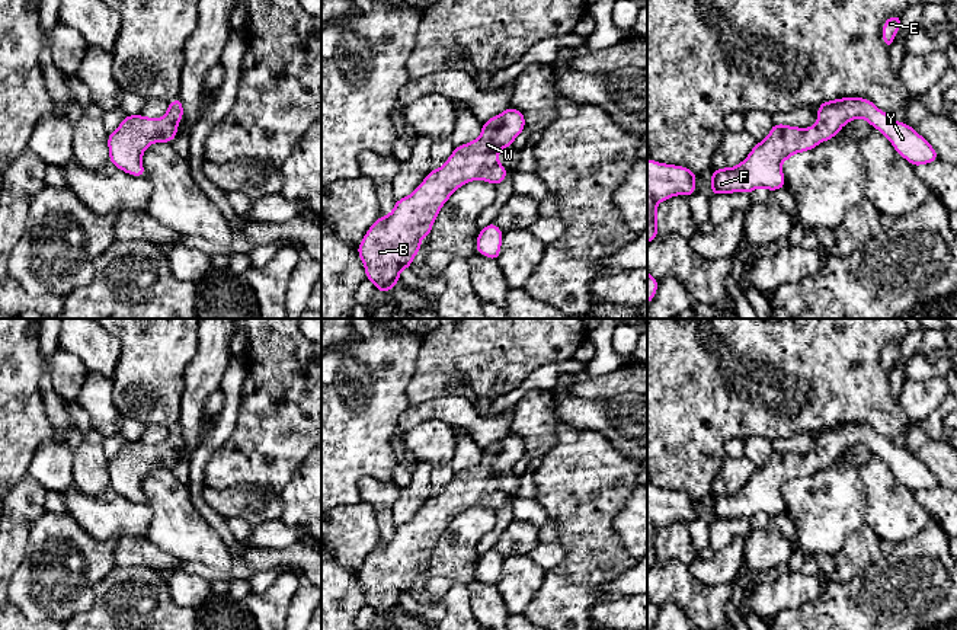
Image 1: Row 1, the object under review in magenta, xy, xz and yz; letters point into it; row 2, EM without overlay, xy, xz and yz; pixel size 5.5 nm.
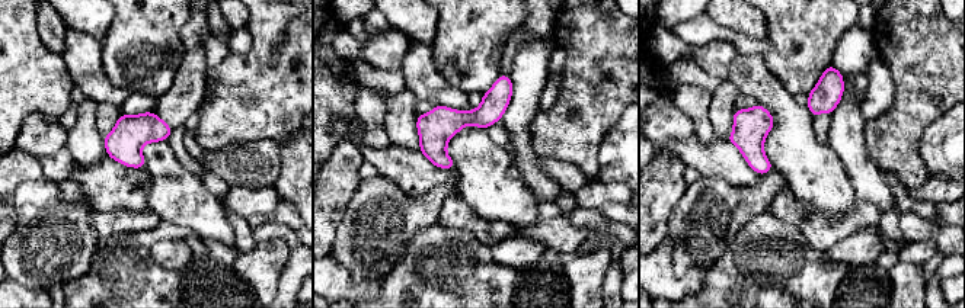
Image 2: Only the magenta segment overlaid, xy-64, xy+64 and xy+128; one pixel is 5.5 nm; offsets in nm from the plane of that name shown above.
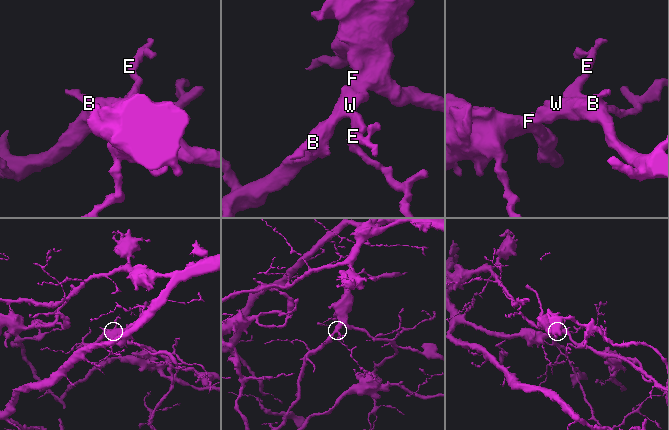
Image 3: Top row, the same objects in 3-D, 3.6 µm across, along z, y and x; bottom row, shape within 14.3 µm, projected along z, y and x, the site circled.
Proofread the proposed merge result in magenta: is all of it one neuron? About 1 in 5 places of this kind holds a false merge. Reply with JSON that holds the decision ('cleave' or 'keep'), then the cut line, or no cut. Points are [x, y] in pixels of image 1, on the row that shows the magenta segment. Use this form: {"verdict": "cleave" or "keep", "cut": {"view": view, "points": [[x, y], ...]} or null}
{"verdict": "keep", "cut": null}

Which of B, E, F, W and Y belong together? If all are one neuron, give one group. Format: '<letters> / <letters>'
B E F W Y

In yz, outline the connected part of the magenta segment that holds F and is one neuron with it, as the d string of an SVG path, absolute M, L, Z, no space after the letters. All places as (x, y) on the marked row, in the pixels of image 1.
M841 97L817 106L817 121L813 127L774 124L766 138L759 141L737 166L711 170L711 196L750 194L758 188L771 192L785 188L781 169L785 160L832 140L845 124L857 118L877 128L913 167L938 160L934 147L909 124L894 121L865 97Z

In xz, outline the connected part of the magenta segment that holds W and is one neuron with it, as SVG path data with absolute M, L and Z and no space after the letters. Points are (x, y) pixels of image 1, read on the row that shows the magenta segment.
M515 108L484 121L476 140L455 145L439 169L431 170L409 196L397 199L388 215L377 218L358 244L358 256L380 294L396 287L404 268L412 269L420 240L429 237L441 208L458 188L478 179L496 186L506 179L499 150L510 147L524 129L525 115Z

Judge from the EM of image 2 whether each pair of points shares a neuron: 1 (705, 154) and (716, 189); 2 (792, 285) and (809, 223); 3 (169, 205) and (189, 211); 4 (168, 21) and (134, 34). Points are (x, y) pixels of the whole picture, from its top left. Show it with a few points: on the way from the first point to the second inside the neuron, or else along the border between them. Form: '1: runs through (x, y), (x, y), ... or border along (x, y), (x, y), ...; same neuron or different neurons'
1: border along (703, 175), (712, 175), (731, 185), (744, 188); different neurons
2: border along (776, 218), (792, 224), (811, 244), (824, 252); different neurons
3: runs through (173, 205), (185, 207); same neuron
4: runs through (159, 21), (153, 21), (143, 31); same neuron

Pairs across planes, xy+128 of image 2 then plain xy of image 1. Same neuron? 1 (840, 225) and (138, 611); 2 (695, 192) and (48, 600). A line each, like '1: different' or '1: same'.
1: different
2: same

